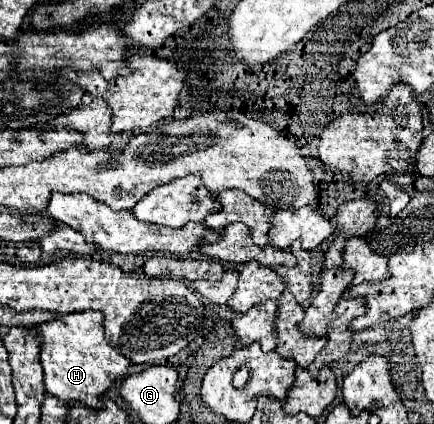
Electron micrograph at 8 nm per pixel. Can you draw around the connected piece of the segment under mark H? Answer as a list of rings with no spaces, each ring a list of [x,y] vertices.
[[[97,310],[71,312],[55,316],[49,322],[31,328],[43,336],[43,370],[45,390],[63,402],[79,402],[91,408],[103,408],[99,396],[127,372],[131,364],[123,354],[115,352],[103,336],[103,314]]]

